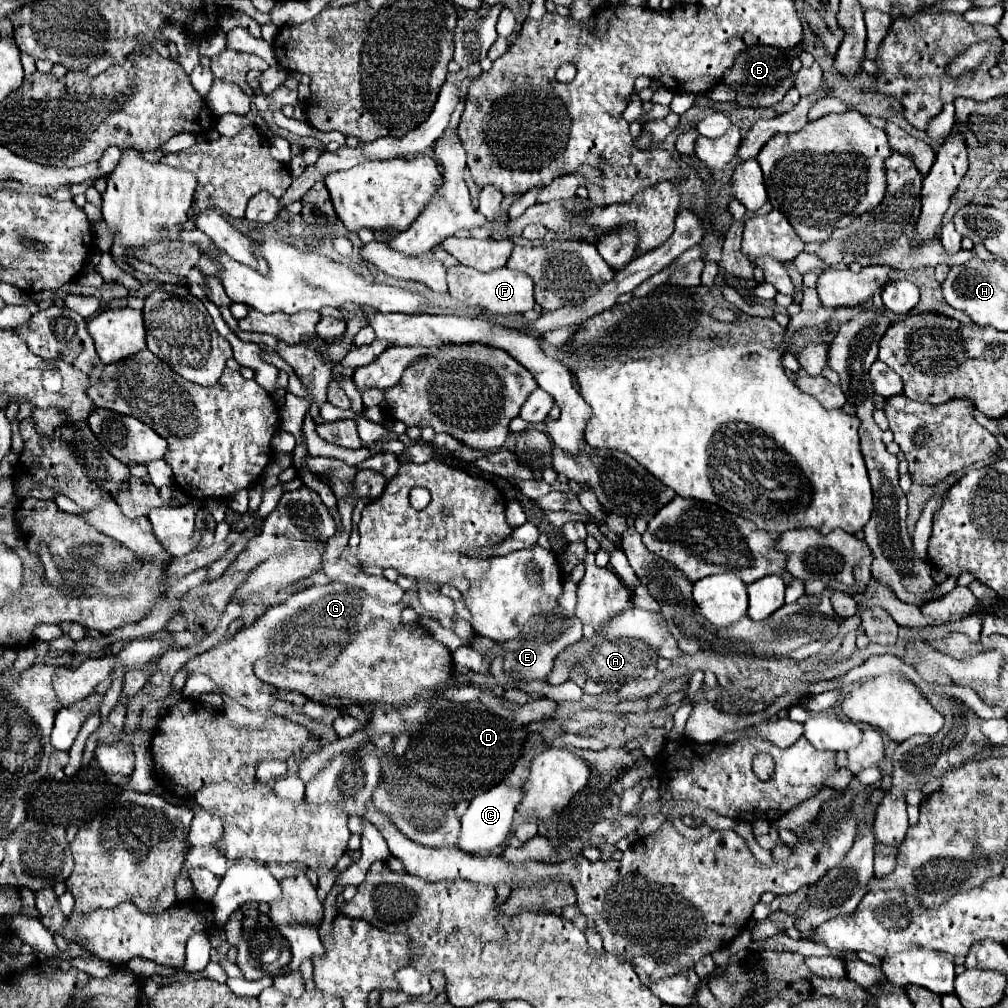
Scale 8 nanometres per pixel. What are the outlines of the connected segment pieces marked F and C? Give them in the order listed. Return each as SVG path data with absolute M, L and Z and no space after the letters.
M457 264L453 268L447 268L447 284L449 294L459 302L465 302L469 306L481 306L493 314L523 314L527 310L533 310L535 306L533 280L517 270L497 268L491 272L479 272L475 268Z
M507 776L499 784L495 784L493 788L473 796L473 800L467 806L467 812L461 818L461 834L459 834L457 846L469 854L481 854L481 852L489 852L489 850L501 846L511 830L515 808L521 802L523 792L525 792L525 782L515 786L511 782L511 778Z

